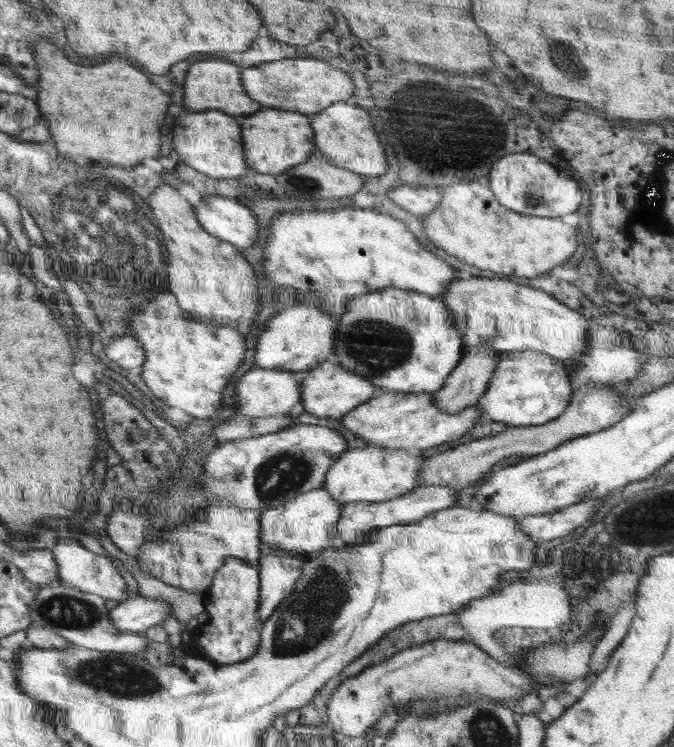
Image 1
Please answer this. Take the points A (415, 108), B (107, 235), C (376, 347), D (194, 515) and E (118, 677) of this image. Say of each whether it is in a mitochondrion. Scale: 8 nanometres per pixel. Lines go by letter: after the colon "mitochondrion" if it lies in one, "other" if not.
A: mitochondrion
B: mitochondrion
C: mitochondrion
D: other
E: mitochondrion

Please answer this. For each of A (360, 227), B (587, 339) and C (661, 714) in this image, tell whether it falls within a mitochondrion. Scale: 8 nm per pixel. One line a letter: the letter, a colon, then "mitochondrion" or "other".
A: other
B: other
C: other

